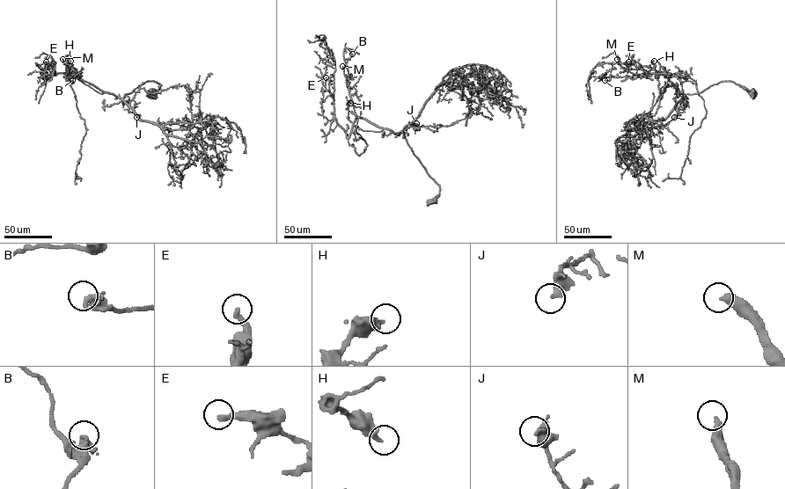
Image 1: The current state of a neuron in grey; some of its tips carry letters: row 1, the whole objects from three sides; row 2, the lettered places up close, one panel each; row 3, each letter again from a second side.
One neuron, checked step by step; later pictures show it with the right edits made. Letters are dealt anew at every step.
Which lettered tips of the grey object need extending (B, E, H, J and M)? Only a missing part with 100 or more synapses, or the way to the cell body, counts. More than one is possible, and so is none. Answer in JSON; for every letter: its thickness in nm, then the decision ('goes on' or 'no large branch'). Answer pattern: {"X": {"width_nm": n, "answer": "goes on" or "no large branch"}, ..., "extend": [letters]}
{"B": {"width_nm": 280, "answer": "no large branch"}, "E": {"width_nm": 280, "answer": "no large branch"}, "H": {"width_nm": 360, "answer": "no large branch"}, "J": {"width_nm": 400, "answer": "no large branch"}, "M": {"width_nm": 360, "answer": "goes on"}, "extend": ["M"]}

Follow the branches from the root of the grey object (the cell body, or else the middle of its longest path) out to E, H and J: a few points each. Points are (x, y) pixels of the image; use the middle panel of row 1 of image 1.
E: (429, 202), (439, 193), (439, 185), (404, 133), (396, 135), (357, 117), (347, 137), (334, 116), (326, 77)
H: (429, 202), (439, 193), (439, 185), (404, 133), (396, 135), (359, 117), (351, 121), (350, 103)
J: (429, 202), (439, 193), (439, 185), (414, 154), (402, 131), (408, 124), (417, 127), (416, 123)

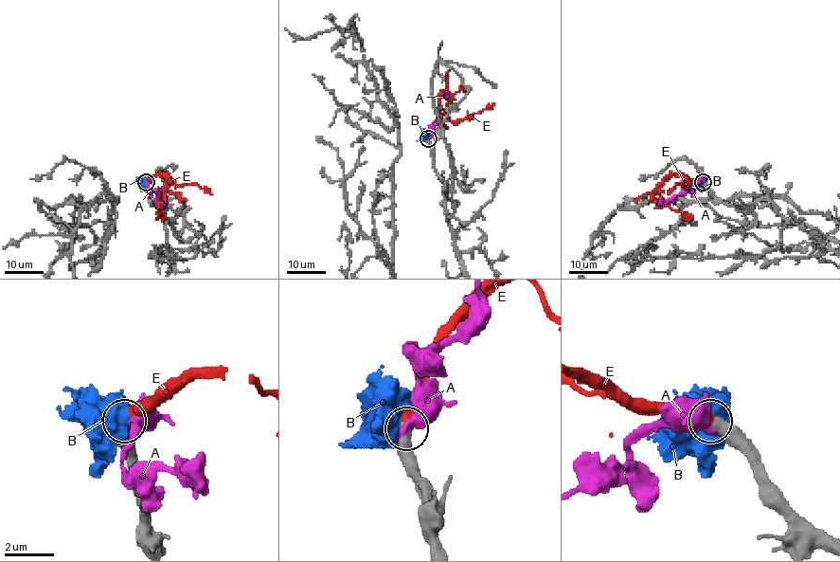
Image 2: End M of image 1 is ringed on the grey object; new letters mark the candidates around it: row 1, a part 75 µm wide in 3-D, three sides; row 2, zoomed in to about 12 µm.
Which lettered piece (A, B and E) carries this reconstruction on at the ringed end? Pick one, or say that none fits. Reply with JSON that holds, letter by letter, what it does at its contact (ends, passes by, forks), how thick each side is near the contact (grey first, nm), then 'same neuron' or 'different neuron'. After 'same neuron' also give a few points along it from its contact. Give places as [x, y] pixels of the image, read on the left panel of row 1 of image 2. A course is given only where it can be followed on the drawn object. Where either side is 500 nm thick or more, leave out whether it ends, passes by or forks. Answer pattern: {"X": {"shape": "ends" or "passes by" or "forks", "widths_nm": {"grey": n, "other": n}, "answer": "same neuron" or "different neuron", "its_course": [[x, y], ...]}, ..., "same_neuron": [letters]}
{"A": {"widths_nm": {"grey": 600, "other": 360}, "answer": "different neuron"}, "B": {"widths_nm": {"grey": 550, "other": 600}, "answer": "different neuron"}, "E": {"shape": "ends", "widths_nm": {"grey": 480, "other": 460}, "answer": "same neuron", "its_course": [[146, 182], [156, 175], [164, 175], [169, 181], [157, 203], [161, 222]]}, "same_neuron": ["E"]}

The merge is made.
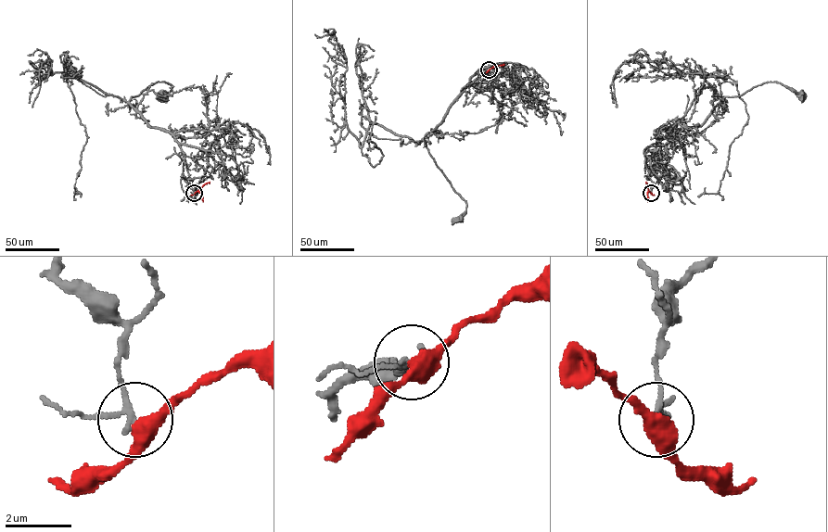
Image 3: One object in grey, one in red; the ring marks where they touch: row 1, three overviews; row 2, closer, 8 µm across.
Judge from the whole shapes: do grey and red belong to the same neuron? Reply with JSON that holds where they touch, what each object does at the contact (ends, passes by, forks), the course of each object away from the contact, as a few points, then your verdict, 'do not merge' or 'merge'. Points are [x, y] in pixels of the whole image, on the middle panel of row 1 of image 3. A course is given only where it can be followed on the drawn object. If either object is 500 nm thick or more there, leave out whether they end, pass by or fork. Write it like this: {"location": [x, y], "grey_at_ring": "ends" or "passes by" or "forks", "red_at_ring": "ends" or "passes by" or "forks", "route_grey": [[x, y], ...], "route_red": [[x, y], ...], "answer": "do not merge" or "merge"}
{"location": [489, 69], "grey_at_ring": "passes by", "red_at_ring": "passes by", "route_grey": [[489, 69], [478, 82], [479, 73], [470, 78], [424, 138], [465, 201], [466, 210], [454, 221]], "route_red": [[489, 69], [504, 64]], "answer": "do not merge"}

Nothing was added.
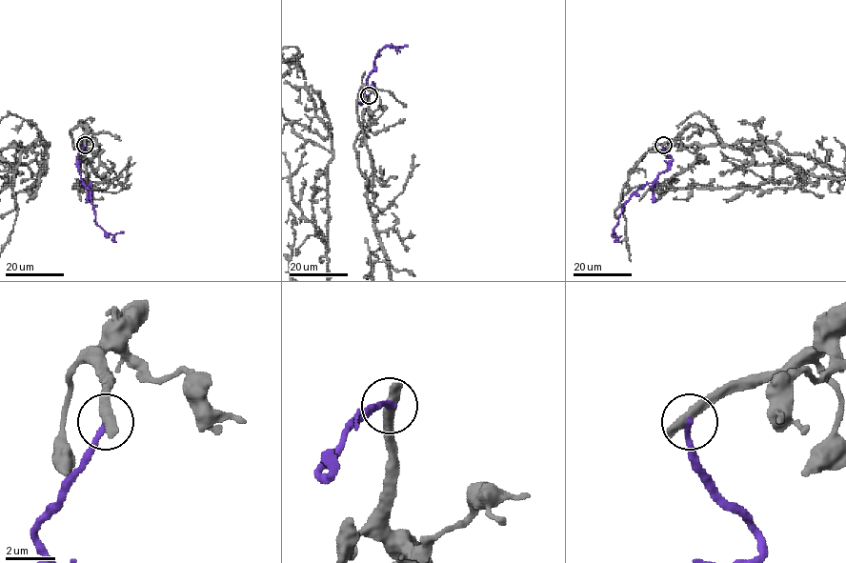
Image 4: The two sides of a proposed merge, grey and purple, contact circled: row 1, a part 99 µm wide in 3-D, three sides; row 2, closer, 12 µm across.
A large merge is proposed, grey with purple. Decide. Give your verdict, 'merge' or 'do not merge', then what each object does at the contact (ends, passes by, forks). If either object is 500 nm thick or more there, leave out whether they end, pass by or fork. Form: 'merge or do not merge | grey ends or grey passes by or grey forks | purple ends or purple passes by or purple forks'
do not merge

